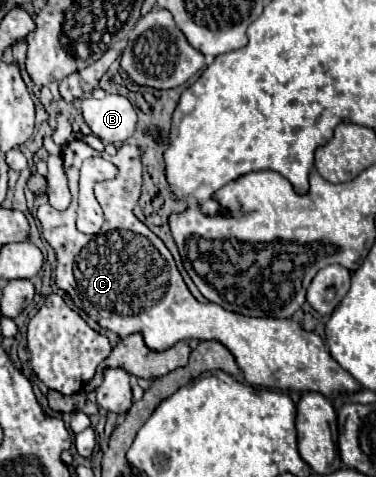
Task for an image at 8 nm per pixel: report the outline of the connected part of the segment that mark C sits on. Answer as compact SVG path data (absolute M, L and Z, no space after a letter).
M71 141L63 155L63 165L73 195L71 207L57 211L43 205L37 211L43 239L55 249L57 255L55 283L73 299L75 307L97 321L99 327L117 333L121 339L131 333L141 333L143 343L153 351L165 351L177 341L189 339L219 341L233 353L245 381L251 385L279 391L319 391L329 397L339 397L359 389L359 383L331 357L323 339L317 333L305 331L293 319L243 317L223 309L217 303L199 303L191 295L165 243L133 215L133 207L141 195L143 173L139 149L133 145L123 145L116 155L108 156L108 160L117 165L121 173L113 181L97 183L95 197L99 203L105 203L105 233L99 233L99 237L109 235L109 239L95 243L93 255L89 255L91 259L85 263L79 261L79 253L93 239L79 233L75 227L79 167L81 159L93 155L99 153L85 141Z

